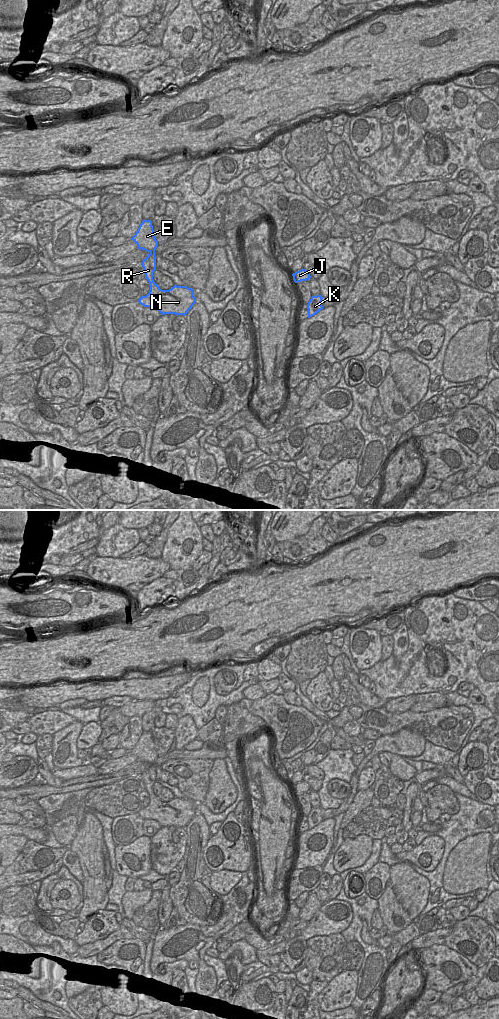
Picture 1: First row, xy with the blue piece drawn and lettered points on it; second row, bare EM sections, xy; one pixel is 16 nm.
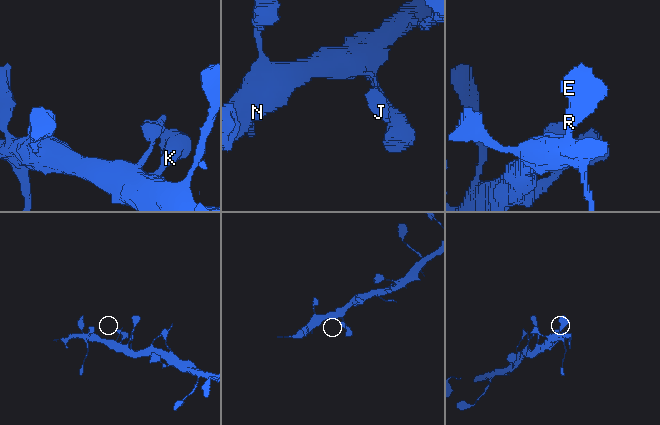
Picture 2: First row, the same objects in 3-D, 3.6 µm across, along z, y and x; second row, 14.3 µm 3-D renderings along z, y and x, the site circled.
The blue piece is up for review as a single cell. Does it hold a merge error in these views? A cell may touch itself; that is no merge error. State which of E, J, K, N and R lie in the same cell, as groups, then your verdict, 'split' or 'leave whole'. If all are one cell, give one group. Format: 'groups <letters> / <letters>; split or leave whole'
groups E J K N R; leave whole

